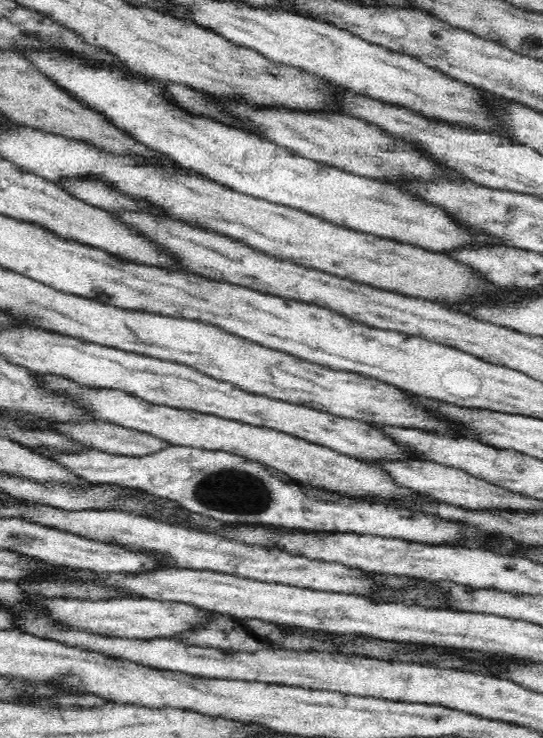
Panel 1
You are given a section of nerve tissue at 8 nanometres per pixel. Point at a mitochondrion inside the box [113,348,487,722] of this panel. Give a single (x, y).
(233, 490)

